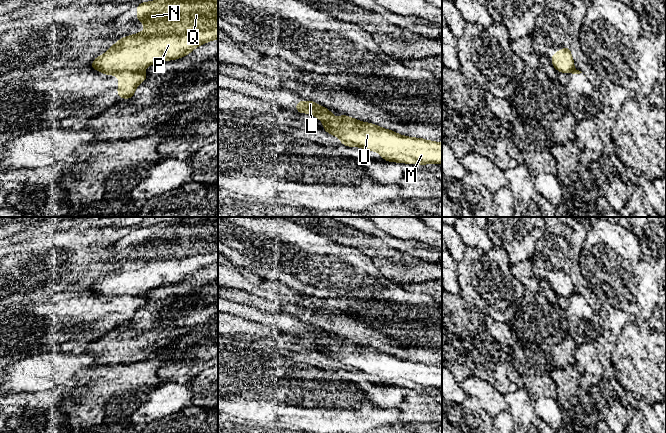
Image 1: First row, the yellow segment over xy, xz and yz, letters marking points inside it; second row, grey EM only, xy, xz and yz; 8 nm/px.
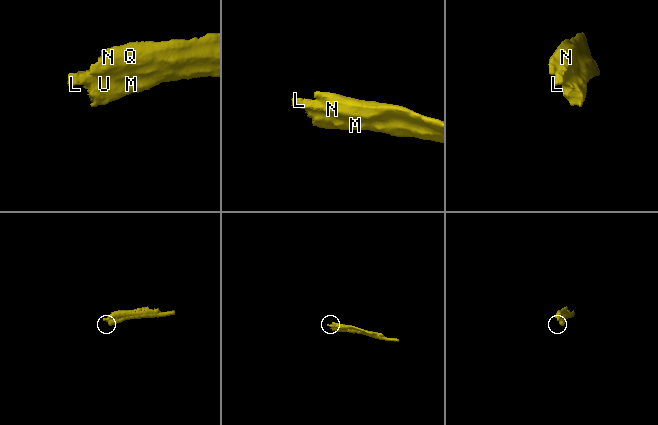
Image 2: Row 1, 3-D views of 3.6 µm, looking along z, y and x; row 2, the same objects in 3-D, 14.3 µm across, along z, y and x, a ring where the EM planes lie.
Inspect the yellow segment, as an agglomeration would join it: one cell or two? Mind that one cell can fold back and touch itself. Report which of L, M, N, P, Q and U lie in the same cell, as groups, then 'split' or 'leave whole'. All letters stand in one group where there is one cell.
L N P Q / M U | split

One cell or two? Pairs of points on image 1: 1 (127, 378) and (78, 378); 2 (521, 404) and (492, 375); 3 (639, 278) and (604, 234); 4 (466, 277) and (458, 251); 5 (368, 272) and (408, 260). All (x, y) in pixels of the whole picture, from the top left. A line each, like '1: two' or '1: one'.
1: one
2: two
3: one
4: two
5: two

